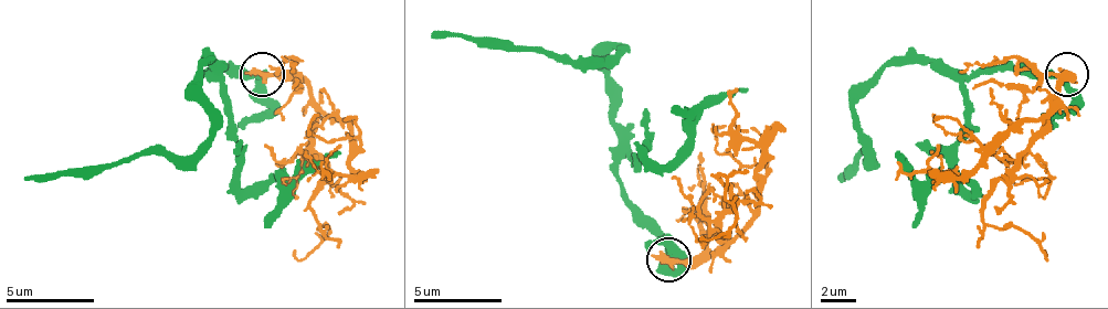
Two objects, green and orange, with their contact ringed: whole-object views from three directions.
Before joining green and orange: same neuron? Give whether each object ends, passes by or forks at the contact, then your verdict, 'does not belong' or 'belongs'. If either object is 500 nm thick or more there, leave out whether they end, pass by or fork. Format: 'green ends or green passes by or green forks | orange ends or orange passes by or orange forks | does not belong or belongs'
does not belong

